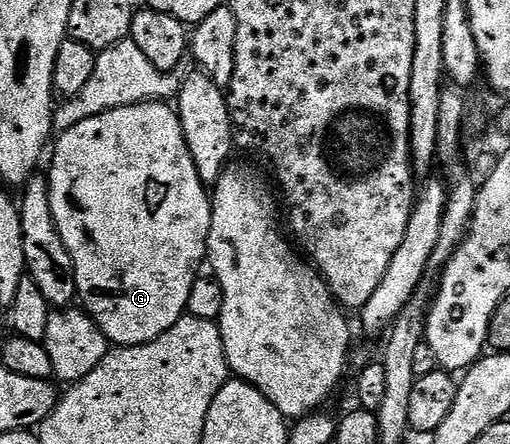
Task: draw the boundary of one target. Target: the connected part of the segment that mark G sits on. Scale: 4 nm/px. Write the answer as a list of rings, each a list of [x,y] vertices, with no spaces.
[[[149,100],[137,105],[121,106],[77,123],[70,130],[62,132],[56,141],[51,149],[53,162],[49,165],[49,173],[47,172],[51,215],[55,215],[55,227],[59,227],[59,235],[63,235],[63,243],[67,243],[67,251],[71,251],[71,259],[75,263],[75,283],[80,304],[114,346],[142,345],[159,339],[159,335],[167,332],[180,317],[186,316],[191,287],[207,261],[213,214],[210,190],[199,179],[199,171],[195,171],[195,159],[191,159],[191,151],[187,147],[187,139],[183,135],[176,108],[164,100]]]

